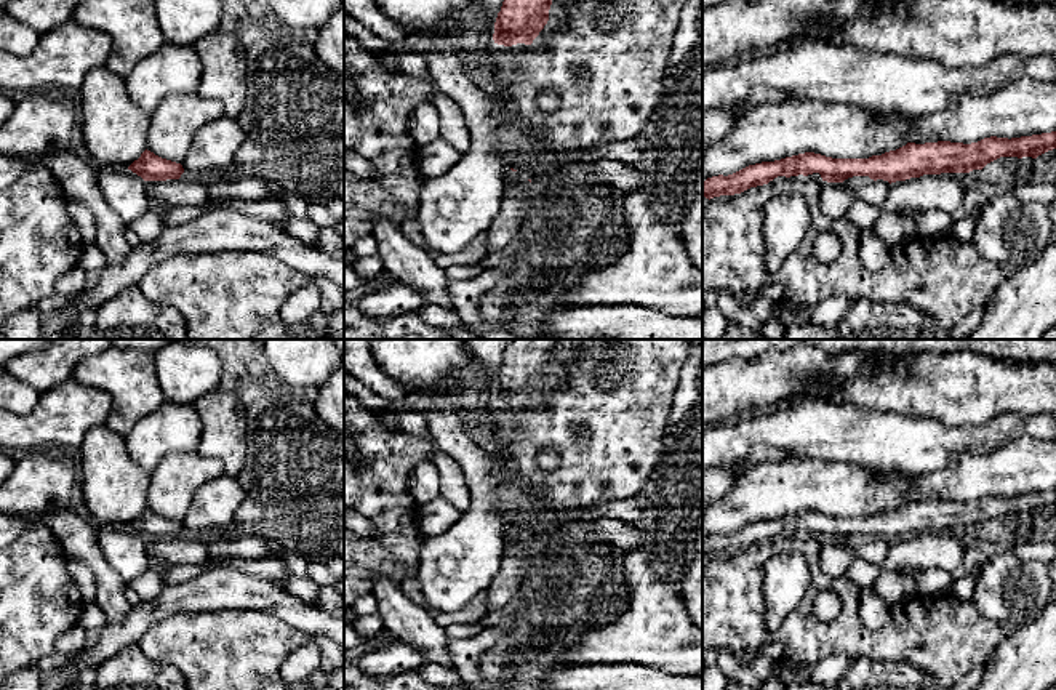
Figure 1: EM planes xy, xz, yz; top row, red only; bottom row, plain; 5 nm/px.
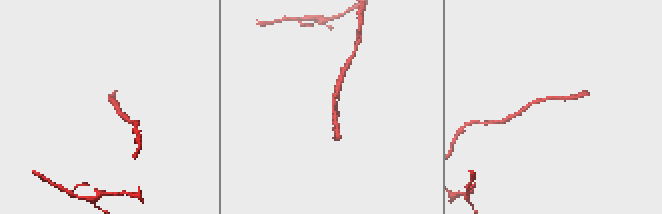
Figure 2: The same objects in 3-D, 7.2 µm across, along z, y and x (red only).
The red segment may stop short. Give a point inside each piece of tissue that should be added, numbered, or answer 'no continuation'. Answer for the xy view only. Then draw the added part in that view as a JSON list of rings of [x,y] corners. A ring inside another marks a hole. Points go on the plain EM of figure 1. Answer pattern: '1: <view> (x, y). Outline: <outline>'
no continuation

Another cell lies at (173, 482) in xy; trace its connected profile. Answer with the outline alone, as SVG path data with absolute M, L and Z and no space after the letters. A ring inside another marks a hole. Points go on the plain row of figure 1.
M170 453L150 472L146 507L155 514L182 522L195 491L214 477L224 475L216 458L195 453Z

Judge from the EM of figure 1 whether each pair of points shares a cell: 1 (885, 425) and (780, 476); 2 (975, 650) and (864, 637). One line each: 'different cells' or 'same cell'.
1: different cells
2: same cell

